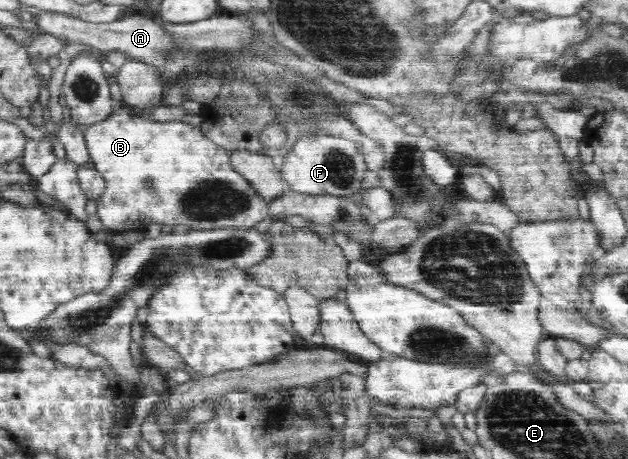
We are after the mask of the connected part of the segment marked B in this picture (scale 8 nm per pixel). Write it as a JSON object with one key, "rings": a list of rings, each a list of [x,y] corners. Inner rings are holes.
{"rings":[[[122,106],[104,120],[87,127],[84,140],[93,167],[104,177],[105,189],[97,200],[97,215],[110,234],[140,231],[149,224],[188,226],[190,231],[230,227],[249,229],[266,219],[270,212],[269,202],[256,193],[250,181],[234,170],[228,152],[192,123],[153,121],[132,107]]]}

